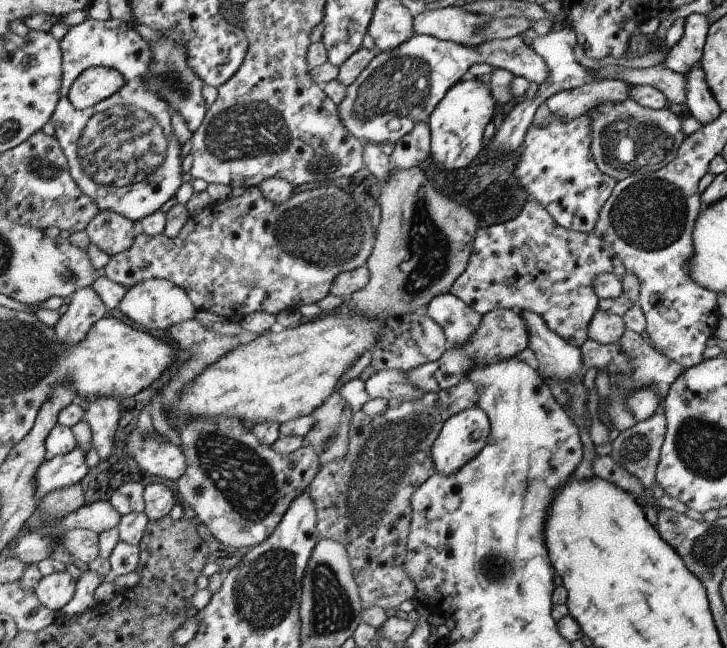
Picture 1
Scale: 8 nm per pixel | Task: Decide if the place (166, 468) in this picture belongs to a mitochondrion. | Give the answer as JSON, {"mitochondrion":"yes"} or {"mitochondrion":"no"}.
{"mitochondrion":"no"}

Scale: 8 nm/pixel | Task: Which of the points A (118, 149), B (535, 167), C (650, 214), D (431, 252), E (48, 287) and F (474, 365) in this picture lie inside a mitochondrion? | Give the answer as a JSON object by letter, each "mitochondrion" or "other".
{"A":"mitochondrion","B":"other","C":"mitochondrion","D":"mitochondrion","E":"other","F":"other"}

